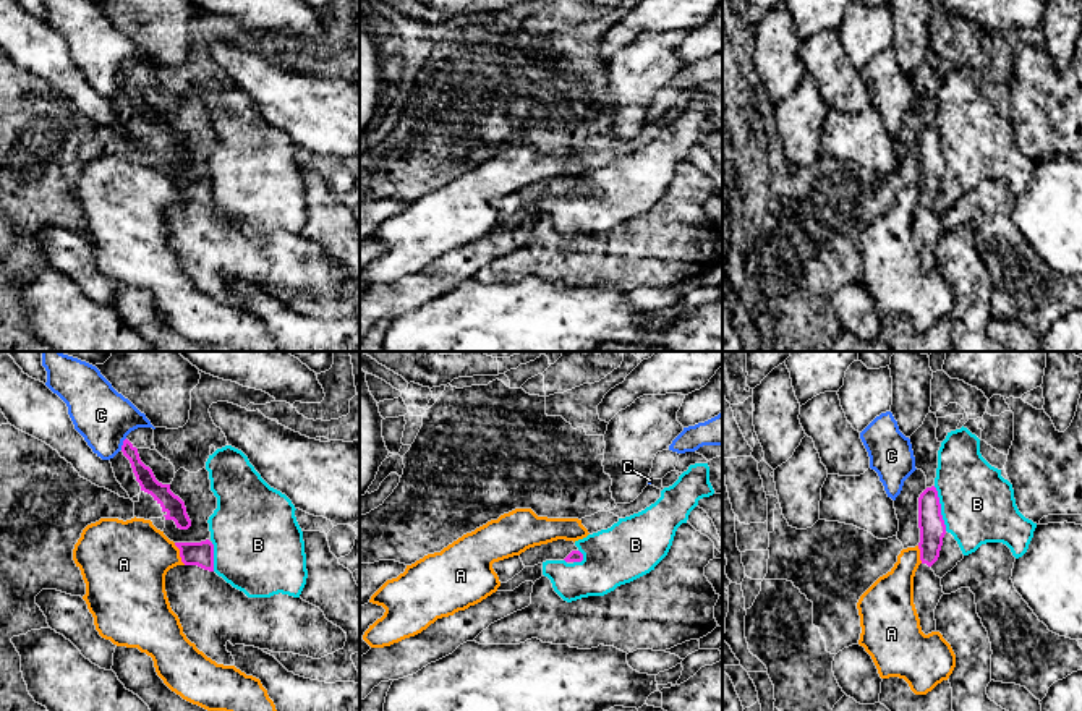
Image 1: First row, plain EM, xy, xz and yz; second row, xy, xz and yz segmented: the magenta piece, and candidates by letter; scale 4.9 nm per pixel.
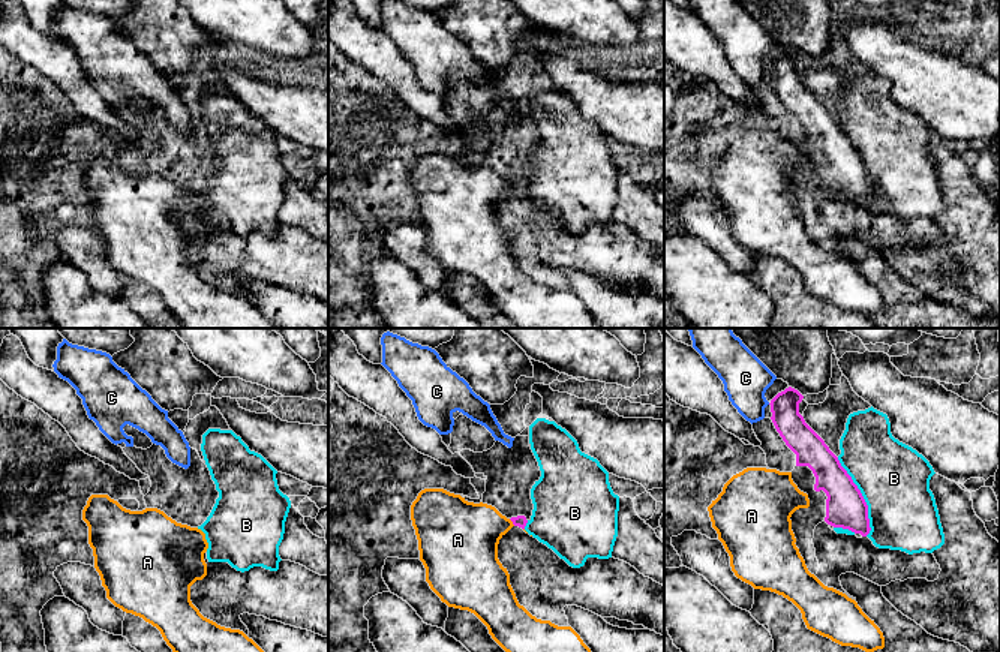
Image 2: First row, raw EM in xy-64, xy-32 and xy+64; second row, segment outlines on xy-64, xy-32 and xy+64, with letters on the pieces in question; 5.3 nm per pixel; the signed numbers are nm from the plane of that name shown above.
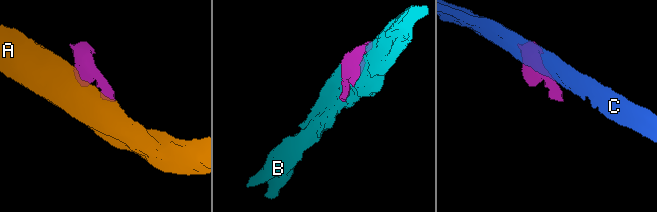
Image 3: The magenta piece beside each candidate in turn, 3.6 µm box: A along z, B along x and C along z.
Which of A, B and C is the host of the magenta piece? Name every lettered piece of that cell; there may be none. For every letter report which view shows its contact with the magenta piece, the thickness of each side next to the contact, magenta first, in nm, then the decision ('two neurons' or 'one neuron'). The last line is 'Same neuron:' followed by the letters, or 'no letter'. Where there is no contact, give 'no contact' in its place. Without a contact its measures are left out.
A: contact in xy; calibres 120 and 380 nm; two neurons
B: contact in yz; calibres 130 and 360 nm; two neurons
C: contact in xy; calibres 90 and 280 nm; two neurons
Same neuron: no letter

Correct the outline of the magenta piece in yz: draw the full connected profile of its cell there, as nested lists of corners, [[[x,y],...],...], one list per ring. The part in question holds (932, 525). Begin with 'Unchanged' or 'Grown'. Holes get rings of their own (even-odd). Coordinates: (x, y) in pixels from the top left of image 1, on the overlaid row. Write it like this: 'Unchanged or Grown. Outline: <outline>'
Grown. Outline: [[[935,486],[927,487],[918,497],[920,560],[914,577],[914,604],[925,635],[936,632],[935,609],[941,599],[941,578],[931,565],[938,560],[946,534],[941,504]]]

